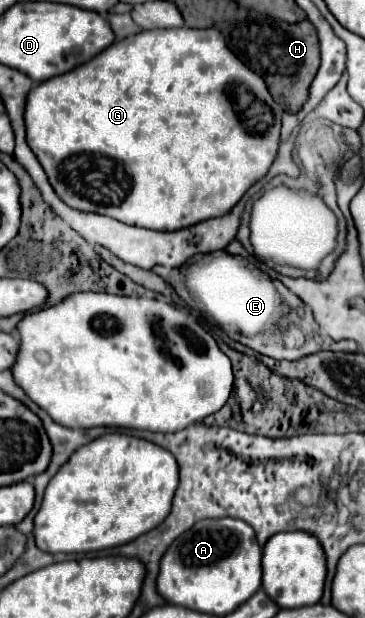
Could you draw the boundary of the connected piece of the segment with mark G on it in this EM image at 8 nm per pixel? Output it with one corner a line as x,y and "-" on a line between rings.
180,26
170,30
142,30
134,36
114,42
110,48
106,48
86,64
74,68
72,72
36,84
28,94
24,120
30,148
46,170
50,184
68,206
82,212
104,214
124,224
170,232
188,228
188,224
198,224
200,220
208,220
212,216
224,216
224,212
230,212
252,184
266,176
268,168
276,160
280,144
282,108
274,102
266,82
258,74
254,74
232,50
226,48
226,40
218,28
198,30

